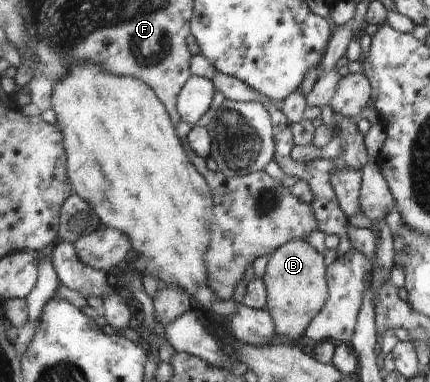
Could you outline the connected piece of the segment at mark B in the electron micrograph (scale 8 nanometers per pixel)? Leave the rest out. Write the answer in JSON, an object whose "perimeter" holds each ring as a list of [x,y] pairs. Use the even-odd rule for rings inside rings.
{"perimeter":[[[306,239],[288,241],[270,255],[262,280],[267,293],[266,310],[273,319],[275,334],[291,340],[303,336],[328,296],[323,255]]]}

